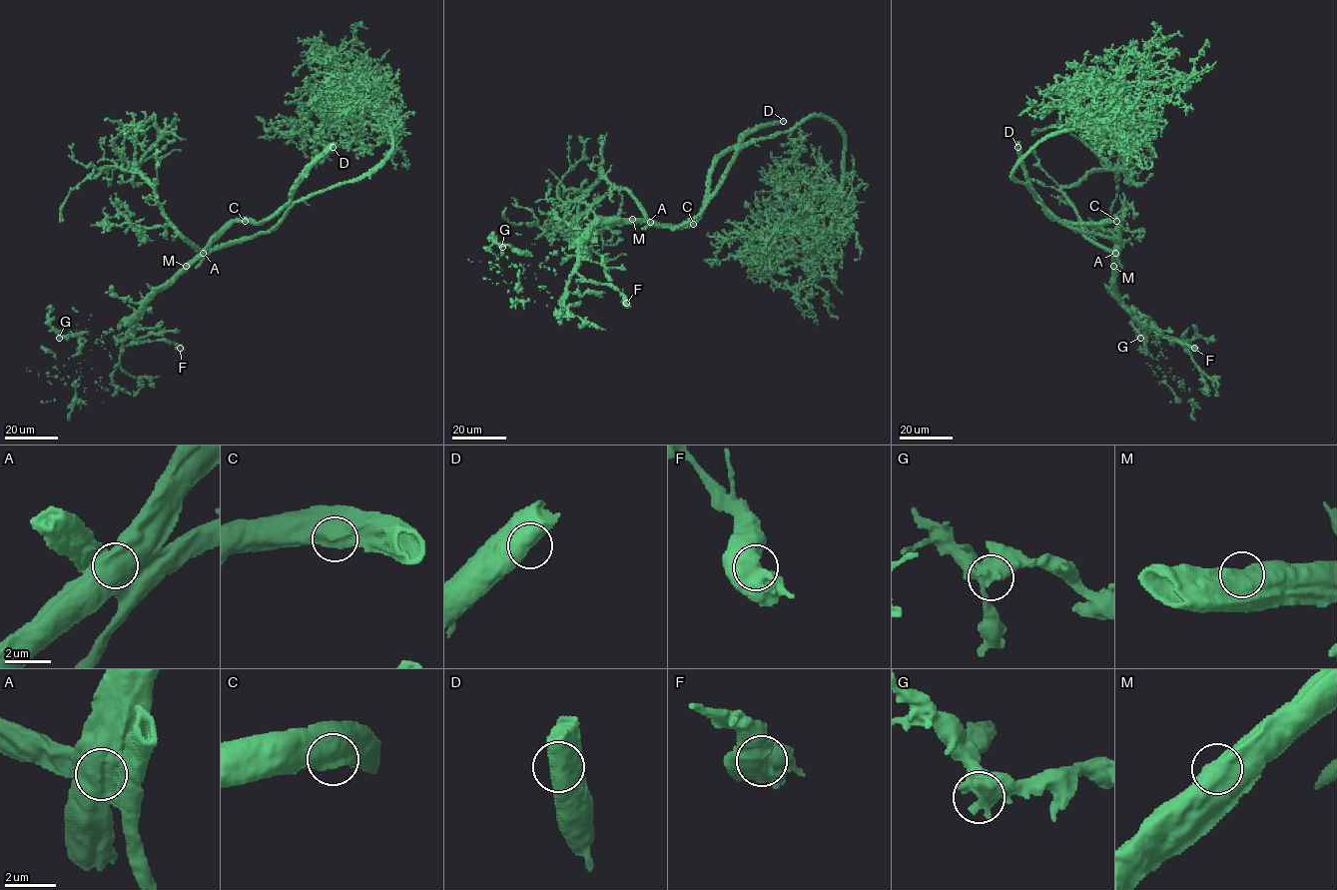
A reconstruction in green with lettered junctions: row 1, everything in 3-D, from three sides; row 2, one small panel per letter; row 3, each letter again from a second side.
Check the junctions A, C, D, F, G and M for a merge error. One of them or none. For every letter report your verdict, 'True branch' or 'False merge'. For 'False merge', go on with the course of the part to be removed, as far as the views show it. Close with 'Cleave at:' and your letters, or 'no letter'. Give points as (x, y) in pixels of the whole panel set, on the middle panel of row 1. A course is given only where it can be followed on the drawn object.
A: False merge. Course of the part to remove: (649, 222), (596, 224), (542, 263), (519, 254), (523, 269), (515, 289), (519, 300), (512, 304)
C: True branch
D: True branch
F: True branch
G: True branch
M: True branch
Cleave at: A

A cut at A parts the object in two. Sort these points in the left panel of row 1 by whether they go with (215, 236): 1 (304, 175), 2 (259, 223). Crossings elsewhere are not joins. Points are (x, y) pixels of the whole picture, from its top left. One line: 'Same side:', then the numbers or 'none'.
Same side: 1, 2

